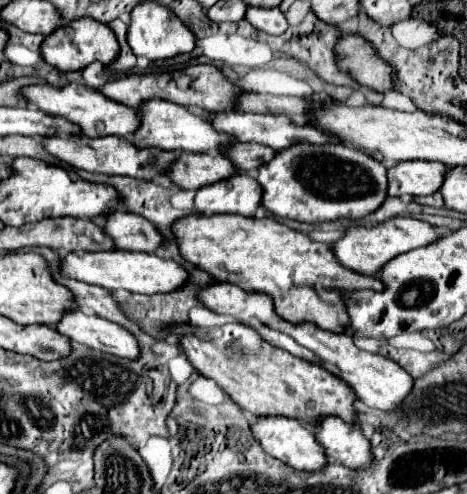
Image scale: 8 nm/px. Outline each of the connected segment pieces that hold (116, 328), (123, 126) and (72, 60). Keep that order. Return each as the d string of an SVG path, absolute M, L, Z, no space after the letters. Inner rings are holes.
M79 308L61 314L61 320L53 324L53 330L65 334L71 342L79 342L113 356L139 356L139 344L125 328L99 316L83 314Z
M33 84L33 86L23 86L19 90L19 96L31 104L43 110L45 114L65 118L81 128L83 134L87 136L129 136L137 128L137 110L121 106L109 98L105 98L99 90L91 90L83 84L65 84L61 88L55 88L51 84Z
M83 16L79 20L71 20L67 24L55 28L49 36L45 36L39 52L47 64L59 68L61 72L67 72L67 70L83 70L85 66L89 66L95 60L109 64L111 60L115 60L115 56L119 52L119 44L115 40L115 34L105 24L93 20L91 16Z

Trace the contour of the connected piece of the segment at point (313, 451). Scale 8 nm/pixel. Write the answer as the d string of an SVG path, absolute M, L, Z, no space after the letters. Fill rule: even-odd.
M255 416L249 422L249 428L251 428L253 438L259 440L259 444L263 446L263 450L267 454L283 460L285 464L289 464L293 468L315 472L315 470L323 468L323 464L327 462L323 448L317 444L317 440L313 436L315 434L313 428L305 422L301 422L301 420L293 420L293 418L287 418L287 416Z

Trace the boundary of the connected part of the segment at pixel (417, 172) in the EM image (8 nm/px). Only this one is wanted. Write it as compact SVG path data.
M405 160L387 168L387 194L410 202L415 196L427 196L441 188L447 166L429 160Z

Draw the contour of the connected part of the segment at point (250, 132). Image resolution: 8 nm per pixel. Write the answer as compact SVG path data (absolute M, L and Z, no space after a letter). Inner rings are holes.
M217 112L213 116L209 116L211 126L217 132L225 132L229 136L233 136L239 142L257 142L257 144L265 144L271 148L285 148L289 144L297 144L297 142L339 142L329 134L321 134L321 130L309 126L309 124L299 124L293 122L287 116L269 116L269 114L253 114L253 112Z

